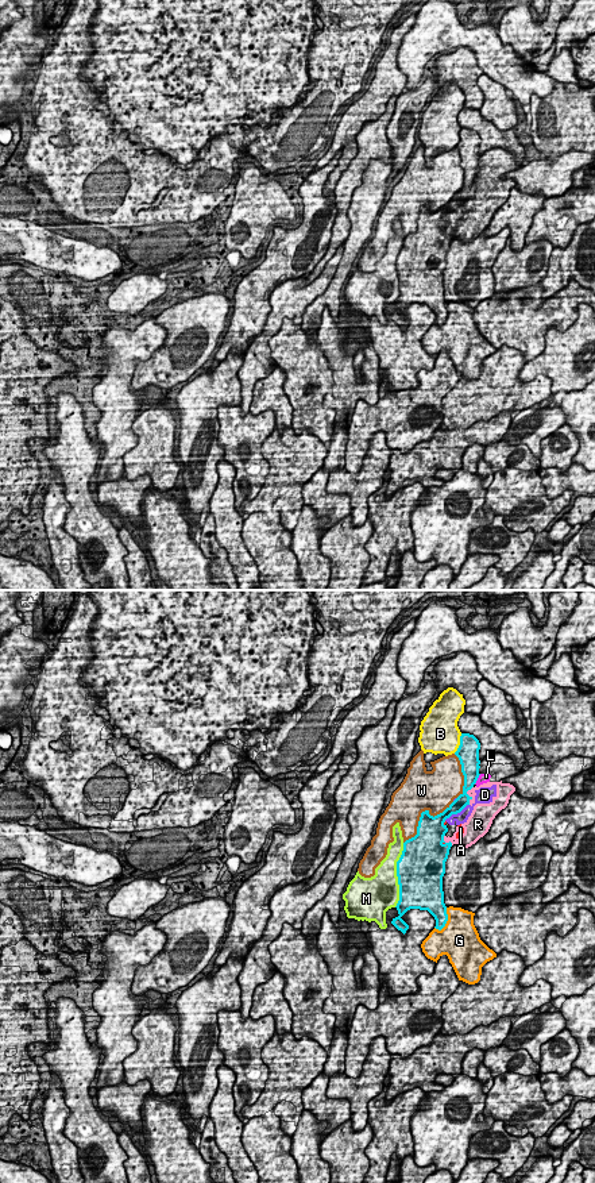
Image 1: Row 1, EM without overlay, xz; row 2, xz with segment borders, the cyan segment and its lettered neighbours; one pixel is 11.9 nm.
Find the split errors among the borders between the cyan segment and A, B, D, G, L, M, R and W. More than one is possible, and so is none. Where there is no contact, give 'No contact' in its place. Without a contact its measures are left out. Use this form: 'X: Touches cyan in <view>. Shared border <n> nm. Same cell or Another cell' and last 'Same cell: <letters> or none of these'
A: Touches cyan in xz. Shared border 60 nm. Another cell
B: Touches cyan in xz. Shared border 260 nm. Another cell
D: Touches cyan in xz. Shared border 360 nm. Another cell
G: Touches cyan in xz. Shared border 300 nm. Another cell
L: Touches cyan in xz. Shared border 150 nm. Another cell
M: Touches cyan in xz. Shared border 800 nm. Another cell
R: Touches cyan in xz. Shared border 220 nm. Another cell
W: Touches cyan in xz. Shared border 800 nm. Another cell
Same cell: none of these

